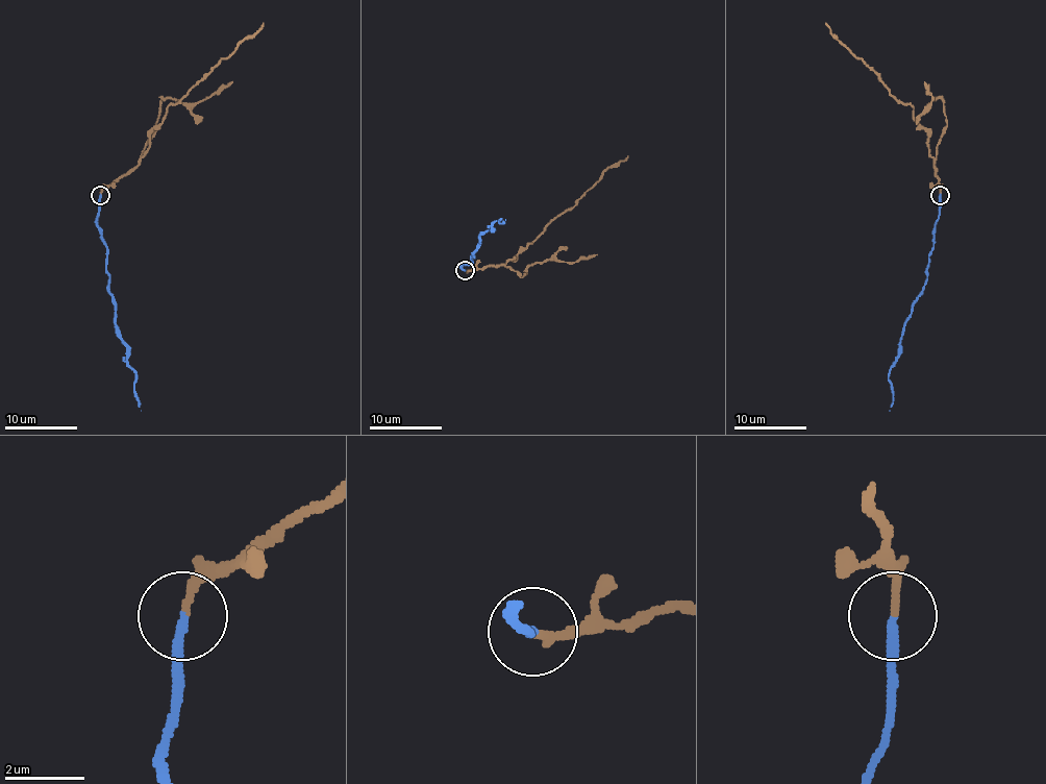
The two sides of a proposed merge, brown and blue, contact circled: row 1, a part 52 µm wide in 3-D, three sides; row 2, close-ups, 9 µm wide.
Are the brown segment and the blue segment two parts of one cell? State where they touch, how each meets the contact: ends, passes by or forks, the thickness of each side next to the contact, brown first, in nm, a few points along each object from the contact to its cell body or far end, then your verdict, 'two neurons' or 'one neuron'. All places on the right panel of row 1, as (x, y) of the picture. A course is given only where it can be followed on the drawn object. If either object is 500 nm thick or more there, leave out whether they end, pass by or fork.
(940, 195) | brown ends | blue ends | 200/220 nm | brown via (940, 194), (927, 132), (915, 120), (913, 107), (898, 102), (880, 78), (841, 44), (826, 22) | blue via (940, 194), (922, 294), (913, 304), (900, 356), (888, 377), (893, 400), (890, 410) | two neurons

